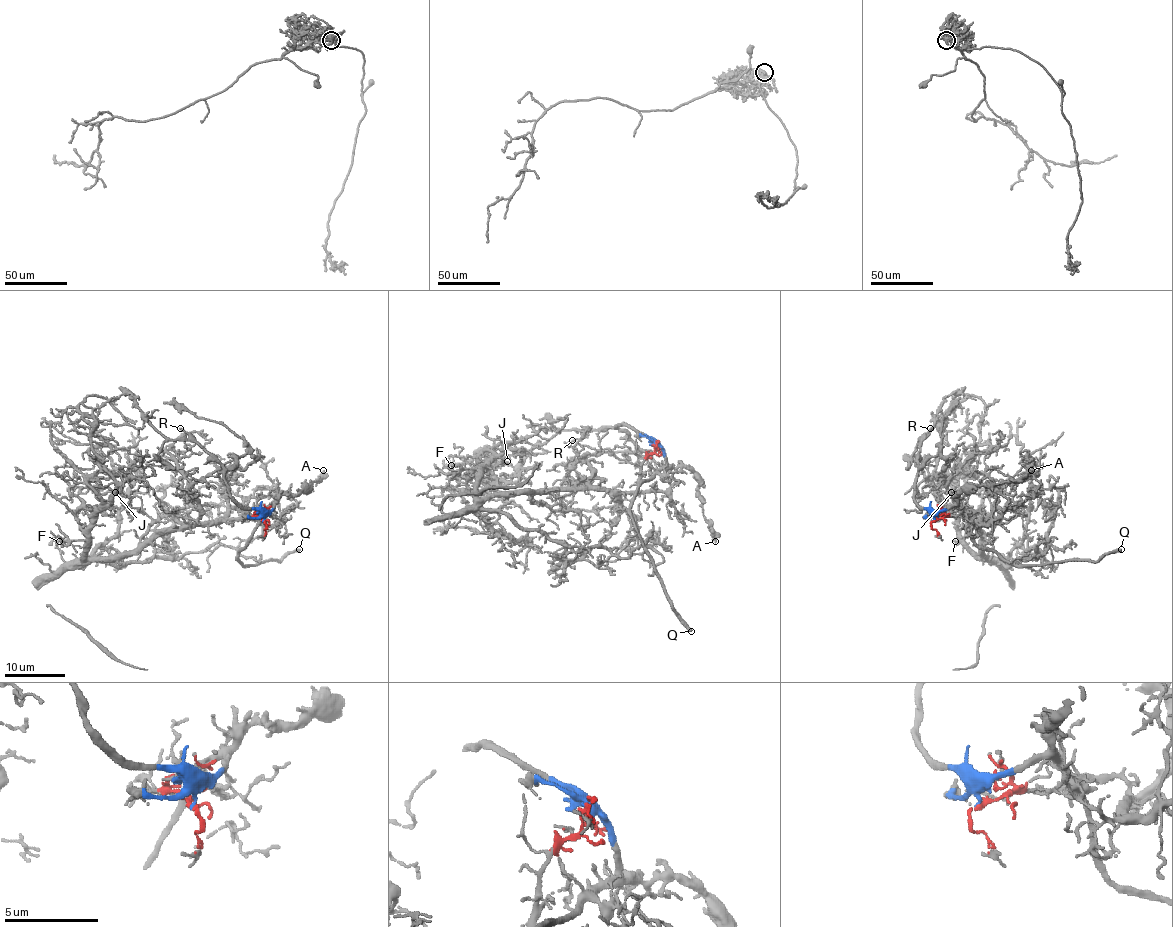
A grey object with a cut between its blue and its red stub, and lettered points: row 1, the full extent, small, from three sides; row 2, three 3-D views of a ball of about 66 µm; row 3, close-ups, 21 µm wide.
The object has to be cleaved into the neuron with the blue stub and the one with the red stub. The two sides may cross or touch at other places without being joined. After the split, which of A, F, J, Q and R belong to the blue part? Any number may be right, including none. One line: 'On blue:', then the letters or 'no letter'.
On blue: A, Q, R

